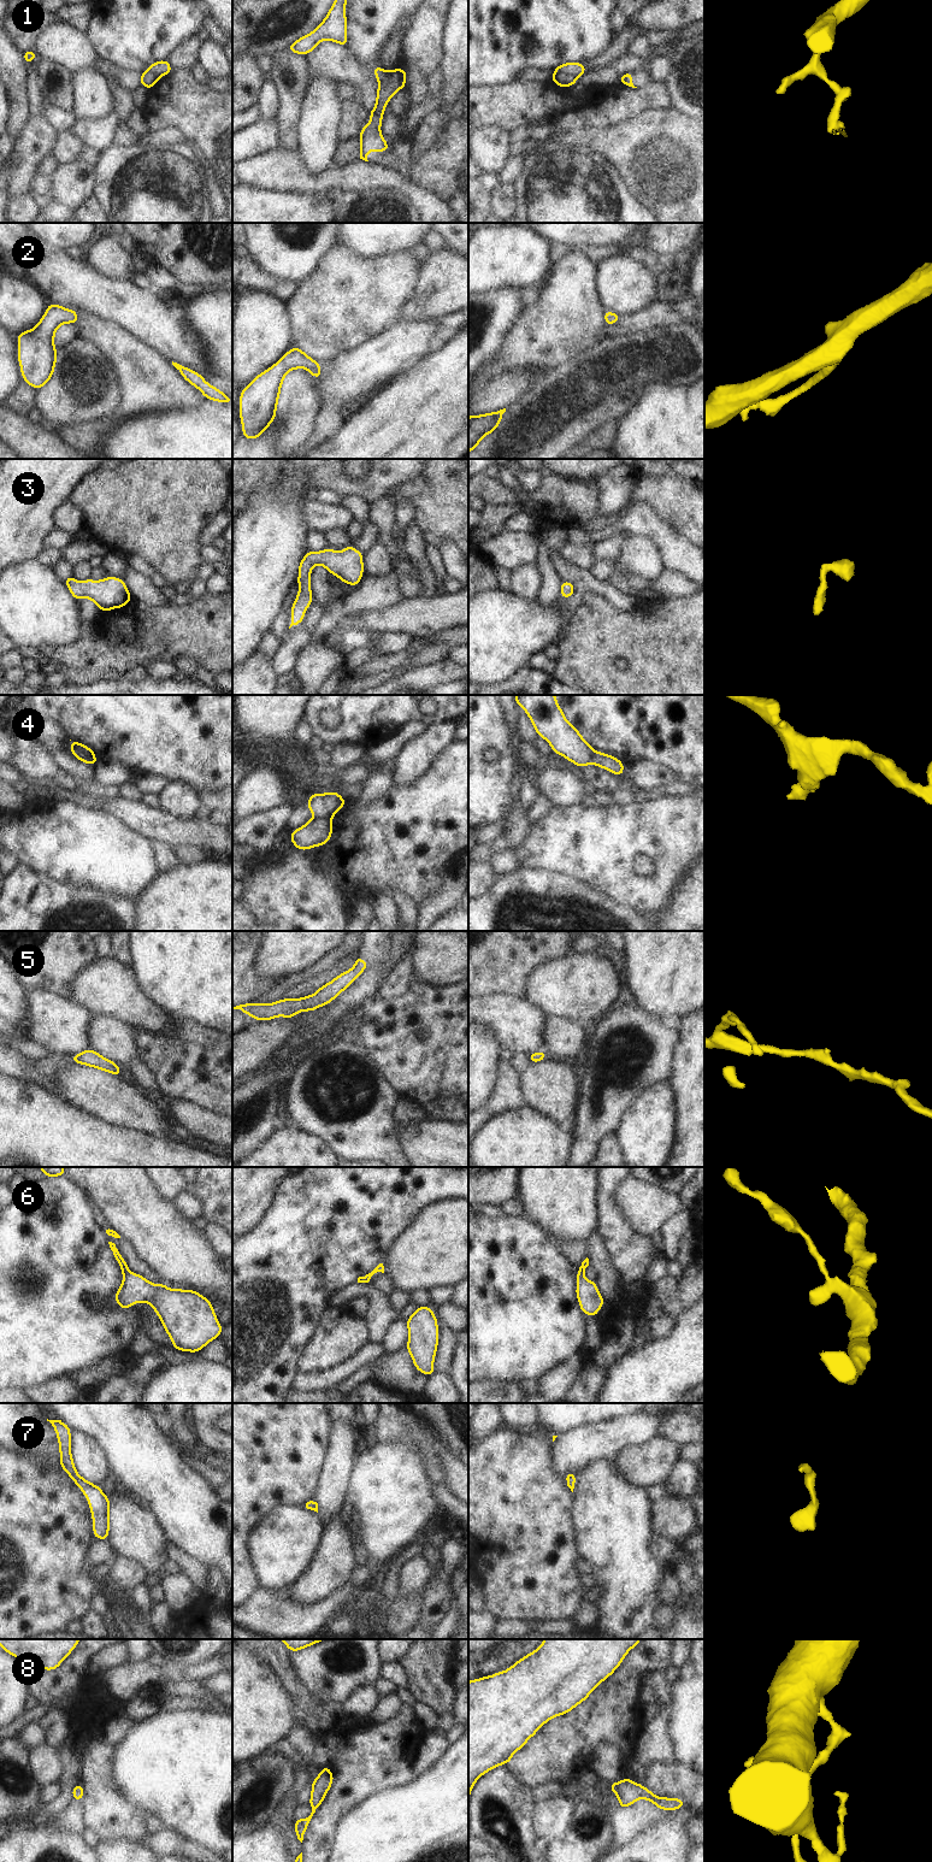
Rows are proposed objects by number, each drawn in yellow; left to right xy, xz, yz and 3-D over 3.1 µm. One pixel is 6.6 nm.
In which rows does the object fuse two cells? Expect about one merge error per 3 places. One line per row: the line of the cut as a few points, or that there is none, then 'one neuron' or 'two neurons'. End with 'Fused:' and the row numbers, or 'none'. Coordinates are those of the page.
1: cut in yz along (553, 74), (571, 74), (577, 77); two neurons
2: no cut; one neuron
3: no cut; one neuron
4: cut in xz along (330, 818), (314, 819); two neurons
5: no cut; one neuron
6: no cut; one neuron
7: no cut; one neuron
8: no cut; one neuron
Fused: 1, 4

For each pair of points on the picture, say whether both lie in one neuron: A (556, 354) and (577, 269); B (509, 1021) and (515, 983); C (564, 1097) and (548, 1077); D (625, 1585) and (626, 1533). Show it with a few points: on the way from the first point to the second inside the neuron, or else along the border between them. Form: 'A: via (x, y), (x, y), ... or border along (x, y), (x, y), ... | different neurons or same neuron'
A: via (556, 333), (556, 329), (567, 316), (571, 290) | same neuron
B: border along (484, 995), (508, 994), (523, 997) | different neurons
C: via (559, 1092), (548, 1082) | same neuron
D: via (625, 1572), (625, 1547) | same neuron

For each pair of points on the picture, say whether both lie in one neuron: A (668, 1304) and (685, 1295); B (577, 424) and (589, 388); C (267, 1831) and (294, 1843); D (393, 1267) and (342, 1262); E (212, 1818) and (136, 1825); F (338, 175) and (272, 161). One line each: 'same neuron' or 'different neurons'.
A: same neuron
B: same neuron
C: different neurons
D: different neurons
E: different neurons
F: same neuron

